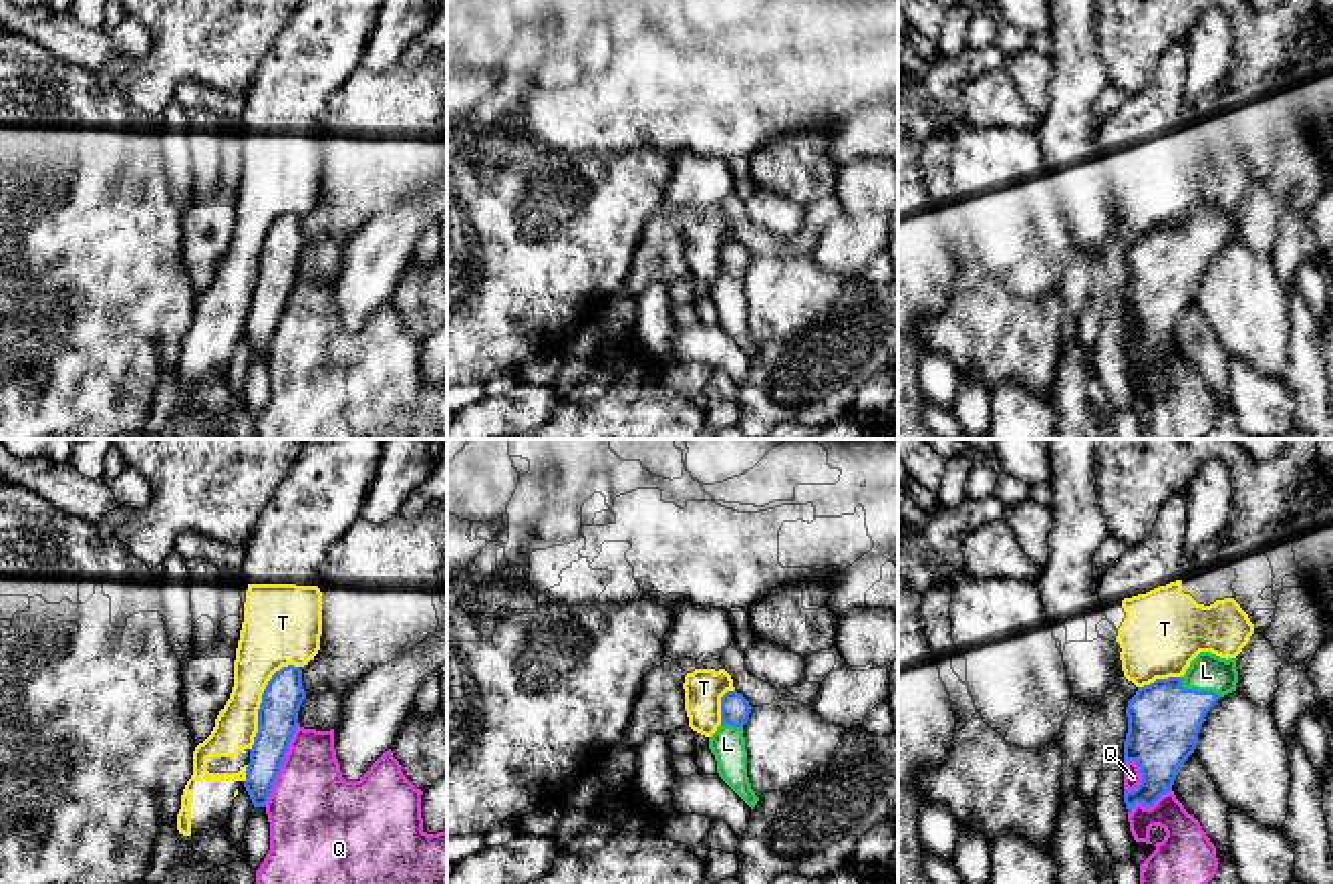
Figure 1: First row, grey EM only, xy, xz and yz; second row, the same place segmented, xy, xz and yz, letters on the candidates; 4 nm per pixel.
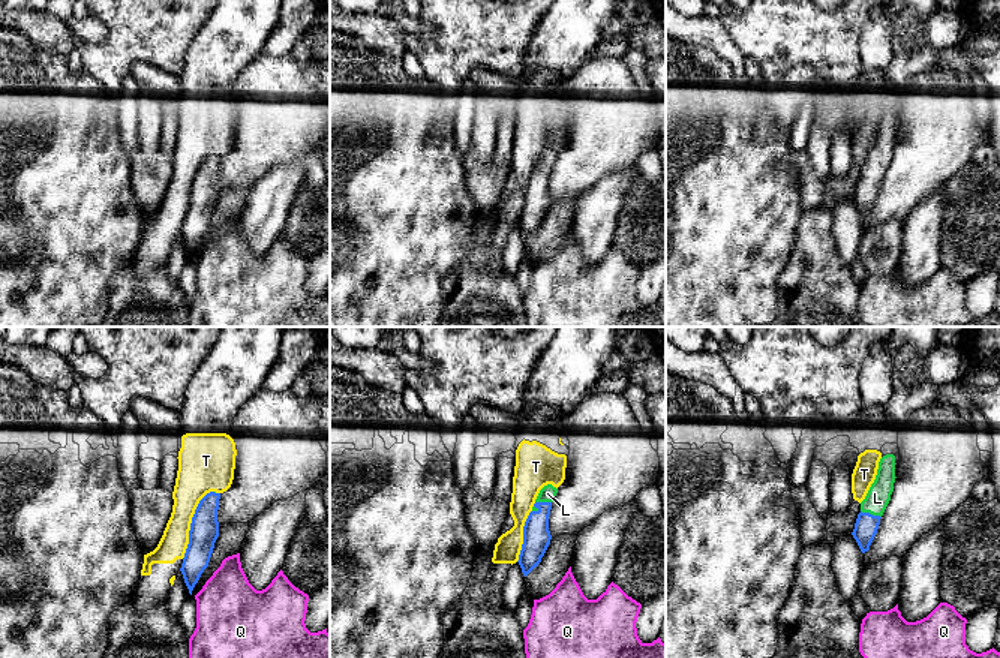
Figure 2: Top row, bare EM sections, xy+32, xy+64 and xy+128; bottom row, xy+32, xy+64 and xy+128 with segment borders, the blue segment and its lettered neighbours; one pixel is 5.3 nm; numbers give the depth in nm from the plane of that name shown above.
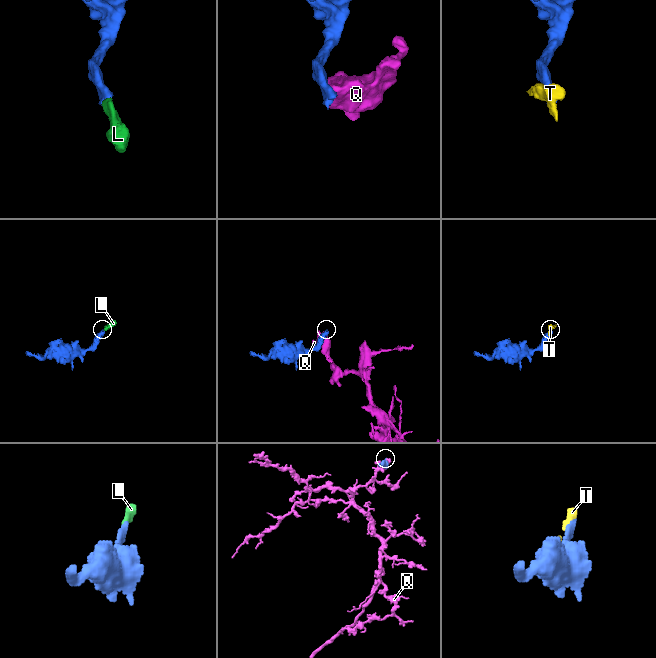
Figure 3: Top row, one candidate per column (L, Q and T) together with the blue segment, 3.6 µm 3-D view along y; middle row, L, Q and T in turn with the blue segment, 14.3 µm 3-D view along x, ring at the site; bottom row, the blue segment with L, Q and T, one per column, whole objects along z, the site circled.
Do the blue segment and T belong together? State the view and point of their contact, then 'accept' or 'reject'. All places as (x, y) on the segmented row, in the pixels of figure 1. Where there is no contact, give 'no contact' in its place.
xy (262, 699) | reject

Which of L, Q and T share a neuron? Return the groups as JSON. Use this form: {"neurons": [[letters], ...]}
{"neurons": [["L"], ["Q"], ["T"]]}

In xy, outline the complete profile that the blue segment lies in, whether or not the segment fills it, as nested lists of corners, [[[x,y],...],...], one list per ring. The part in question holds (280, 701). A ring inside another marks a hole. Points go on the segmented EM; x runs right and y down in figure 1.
[[[294,665],[276,671],[262,693],[258,733],[244,781],[254,807],[266,807],[268,803],[298,727],[298,711],[304,699],[302,669]]]

